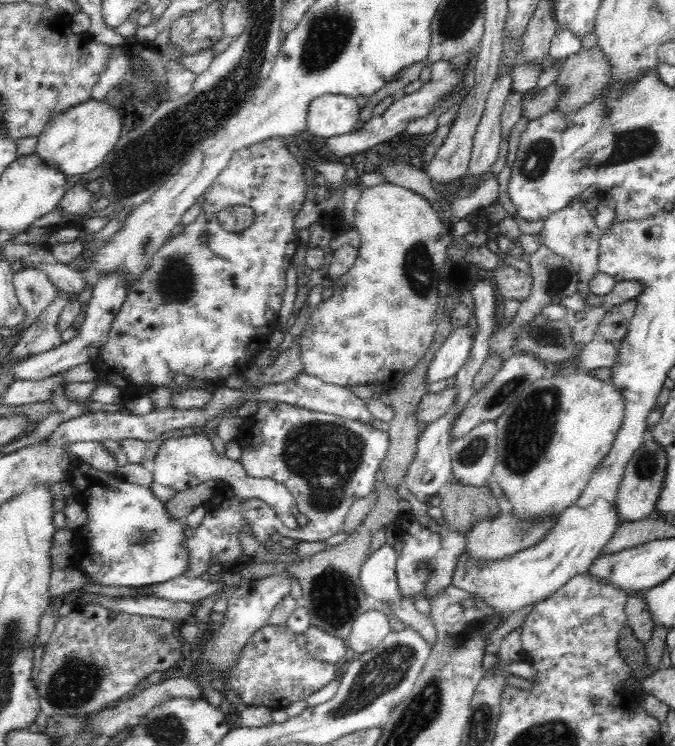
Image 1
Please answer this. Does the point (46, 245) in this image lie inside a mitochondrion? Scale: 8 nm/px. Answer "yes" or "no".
no

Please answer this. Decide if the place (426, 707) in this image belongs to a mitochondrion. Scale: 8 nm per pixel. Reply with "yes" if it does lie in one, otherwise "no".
yes

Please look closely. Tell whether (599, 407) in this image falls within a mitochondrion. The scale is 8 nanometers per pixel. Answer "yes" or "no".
no

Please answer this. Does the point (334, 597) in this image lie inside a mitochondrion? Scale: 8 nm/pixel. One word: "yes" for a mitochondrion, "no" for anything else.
yes

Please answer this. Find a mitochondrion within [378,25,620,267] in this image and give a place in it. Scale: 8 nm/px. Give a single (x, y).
(540, 154)

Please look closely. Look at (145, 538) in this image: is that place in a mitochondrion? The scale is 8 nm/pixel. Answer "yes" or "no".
yes

